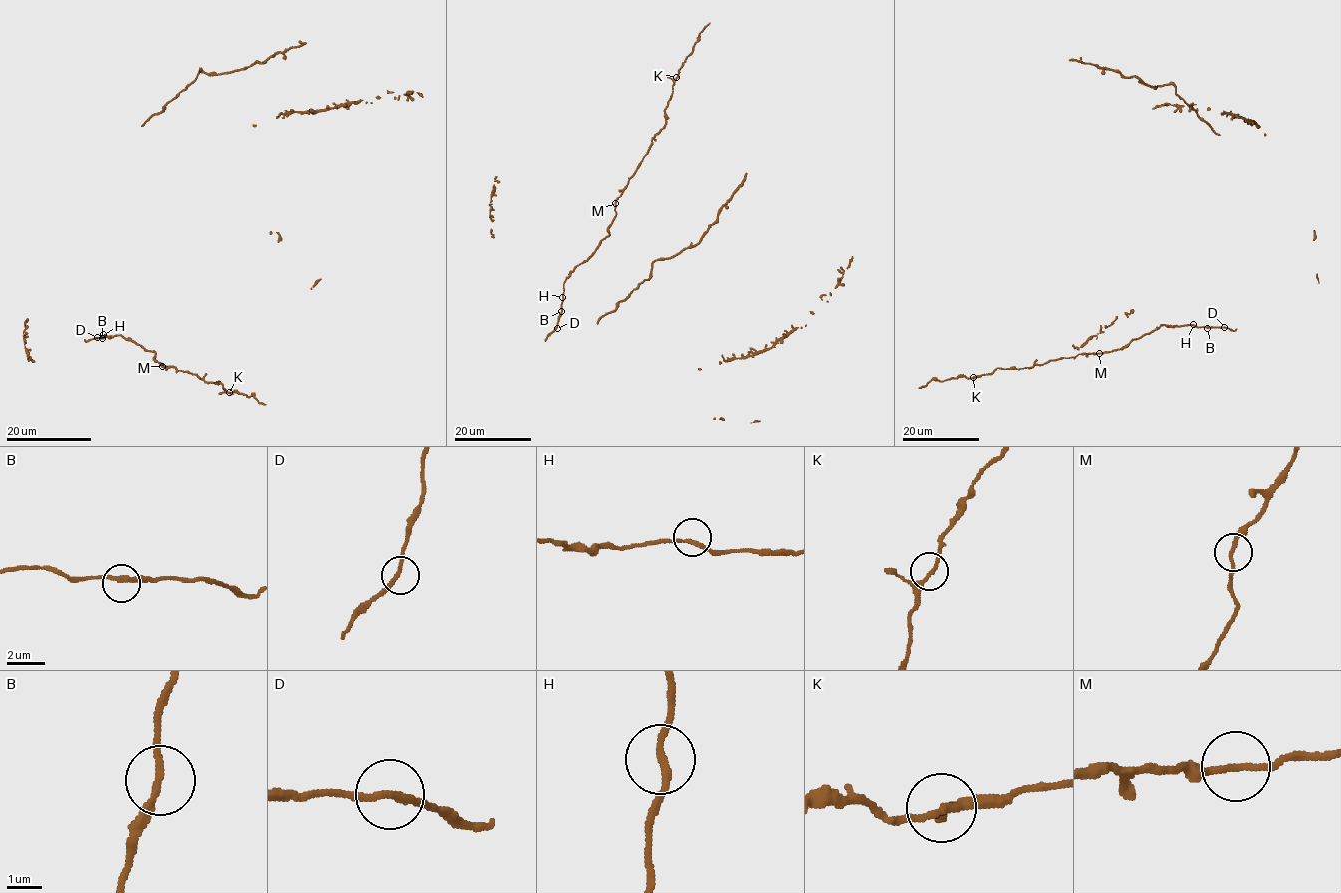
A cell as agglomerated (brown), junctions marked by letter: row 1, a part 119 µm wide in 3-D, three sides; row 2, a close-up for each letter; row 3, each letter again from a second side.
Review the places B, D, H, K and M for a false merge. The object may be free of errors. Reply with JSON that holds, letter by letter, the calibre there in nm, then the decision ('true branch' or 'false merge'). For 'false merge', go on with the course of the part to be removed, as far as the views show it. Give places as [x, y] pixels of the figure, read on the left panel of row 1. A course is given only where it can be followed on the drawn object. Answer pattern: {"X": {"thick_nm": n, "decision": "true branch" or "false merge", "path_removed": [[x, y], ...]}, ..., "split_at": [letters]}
{"B": {"thick_nm": 200, "decision": "true branch"}, "D": {"thick_nm": 200, "decision": "true branch"}, "H": {"thick_nm": 200, "decision": "true branch"}, "K": {"thick_nm": 200, "decision": "true branch"}, "M": {"thick_nm": 190, "decision": "true branch"}, "split_at": []}

